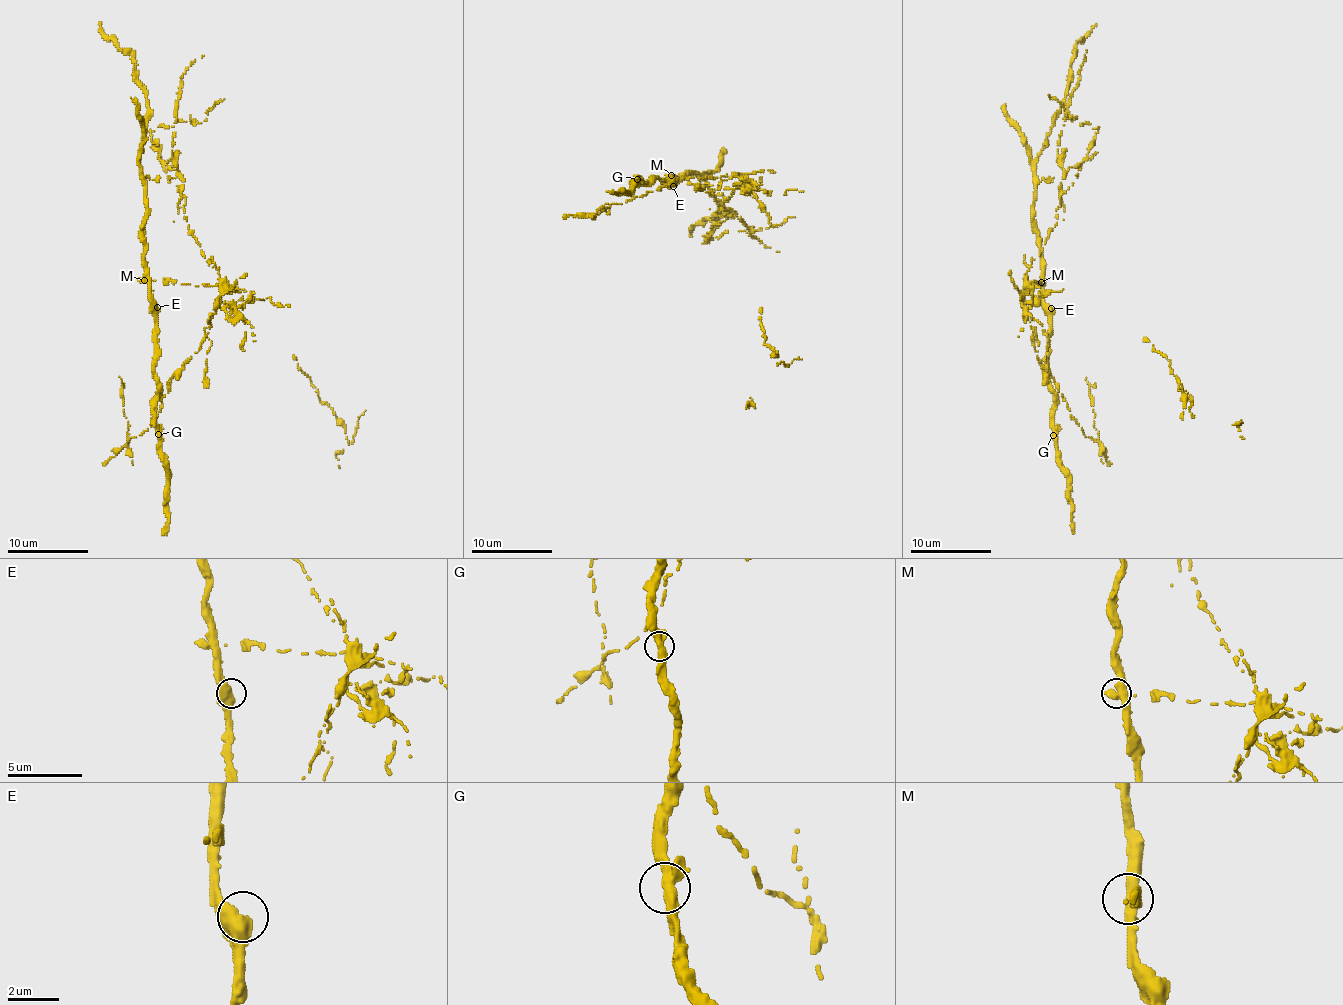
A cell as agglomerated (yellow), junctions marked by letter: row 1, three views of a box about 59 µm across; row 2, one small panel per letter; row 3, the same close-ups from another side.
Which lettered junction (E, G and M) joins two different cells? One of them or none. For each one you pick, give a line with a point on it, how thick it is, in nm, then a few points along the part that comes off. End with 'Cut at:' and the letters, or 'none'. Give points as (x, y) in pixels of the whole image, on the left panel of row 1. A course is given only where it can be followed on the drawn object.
M: Place: (144, 280). Thickness 380 nm
Cut at: M

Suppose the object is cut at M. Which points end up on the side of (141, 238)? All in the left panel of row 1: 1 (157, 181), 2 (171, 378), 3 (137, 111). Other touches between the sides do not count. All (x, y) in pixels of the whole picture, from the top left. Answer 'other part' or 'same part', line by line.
1: same part
2: other part
3: same part

